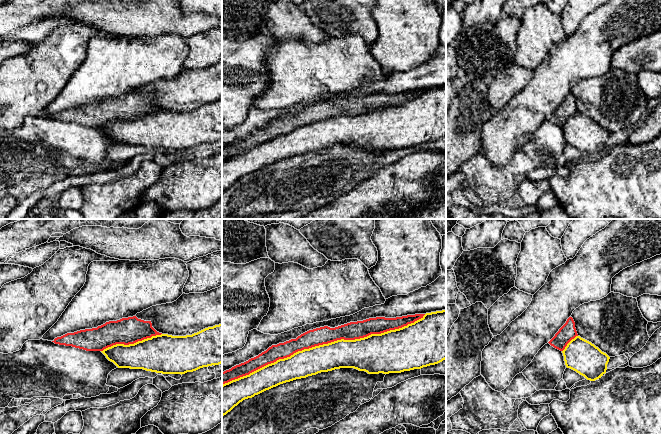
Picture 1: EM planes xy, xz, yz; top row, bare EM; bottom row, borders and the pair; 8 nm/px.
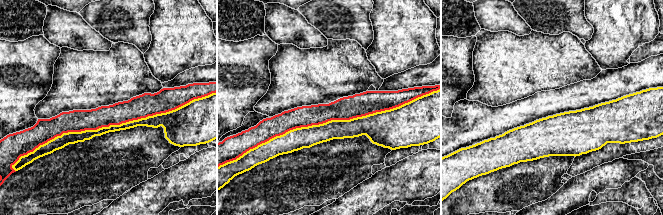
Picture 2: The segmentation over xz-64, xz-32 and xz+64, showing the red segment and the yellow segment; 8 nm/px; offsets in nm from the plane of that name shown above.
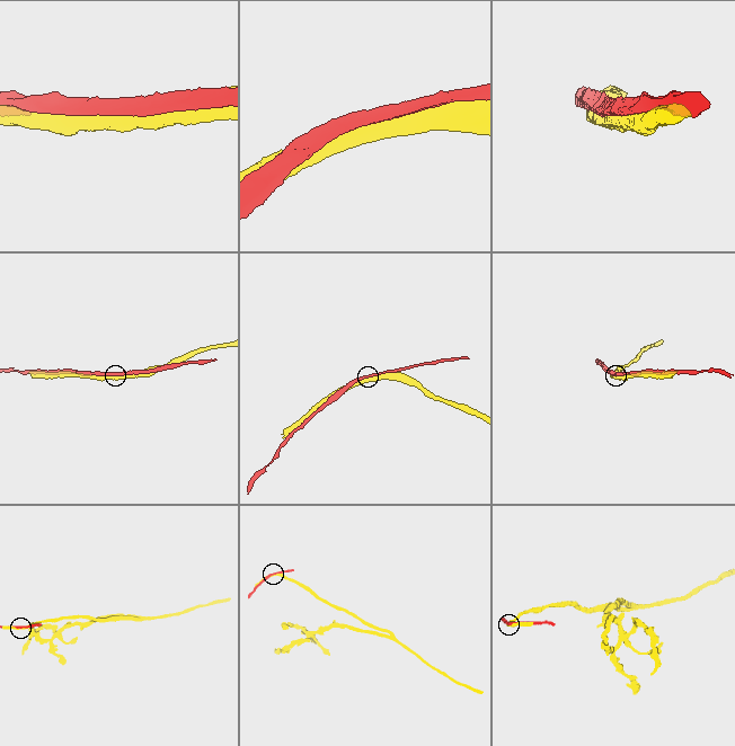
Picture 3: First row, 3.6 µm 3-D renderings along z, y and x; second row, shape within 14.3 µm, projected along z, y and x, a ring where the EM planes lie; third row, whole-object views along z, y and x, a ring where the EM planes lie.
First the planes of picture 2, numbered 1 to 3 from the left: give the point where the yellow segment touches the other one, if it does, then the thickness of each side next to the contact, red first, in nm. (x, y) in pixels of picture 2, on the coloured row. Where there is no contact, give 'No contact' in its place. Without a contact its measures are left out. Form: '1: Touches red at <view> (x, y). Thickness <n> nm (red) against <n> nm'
1: Touches red at xz-64 (113, 124). Thickness 180 nm (red) against 80 nm
2: Touches red at xz-32 (328, 120). Thickness 190 nm (red) against 180 nm
3: No contact

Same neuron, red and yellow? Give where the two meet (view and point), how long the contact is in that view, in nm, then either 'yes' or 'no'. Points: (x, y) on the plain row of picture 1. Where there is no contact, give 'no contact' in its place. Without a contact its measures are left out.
contact xz (323, 119); length 1700 nm; no

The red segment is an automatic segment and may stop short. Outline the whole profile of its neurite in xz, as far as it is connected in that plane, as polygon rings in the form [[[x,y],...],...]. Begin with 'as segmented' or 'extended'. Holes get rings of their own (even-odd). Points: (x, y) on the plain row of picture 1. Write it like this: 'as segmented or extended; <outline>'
as segmented; [[[425,90],[407,91],[396,94],[376,93],[363,97],[350,98],[335,104],[328,102],[309,106],[296,115],[272,121],[266,127],[248,137],[222,148],[222,161],[276,138],[279,135],[290,133],[298,127],[315,122],[328,120],[337,116],[355,116],[371,110],[381,110],[414,99]]]

